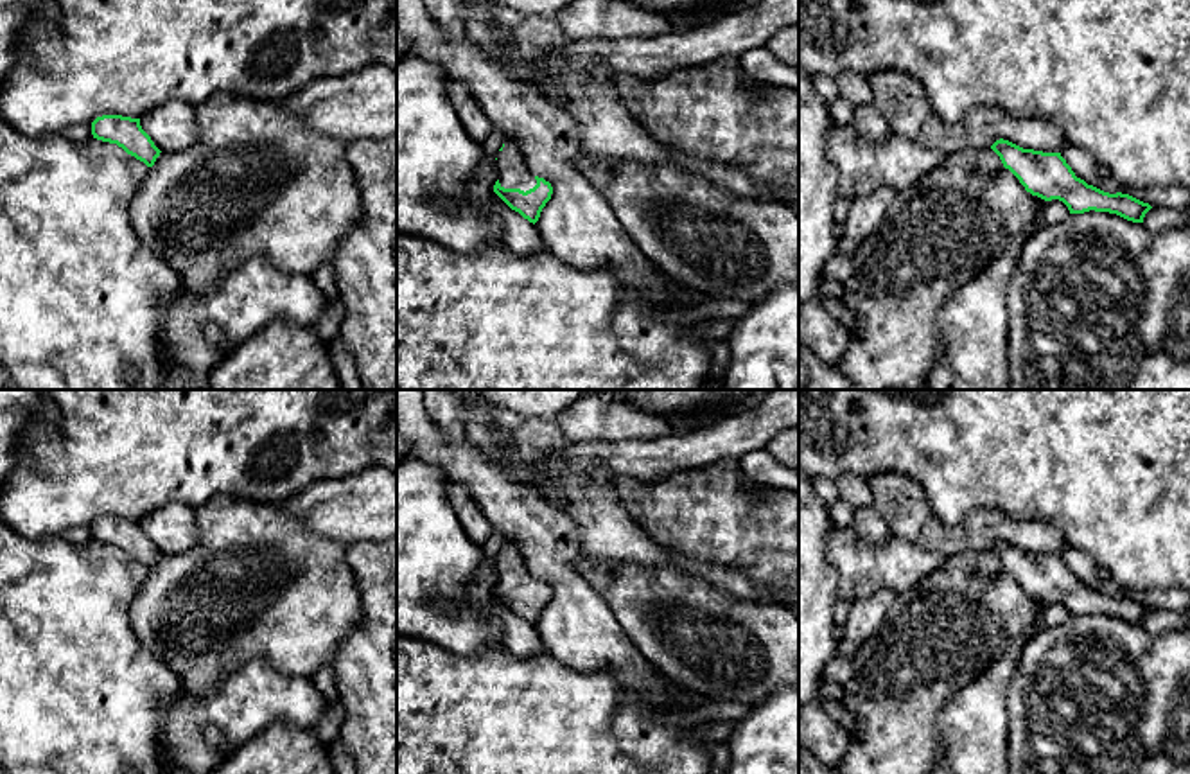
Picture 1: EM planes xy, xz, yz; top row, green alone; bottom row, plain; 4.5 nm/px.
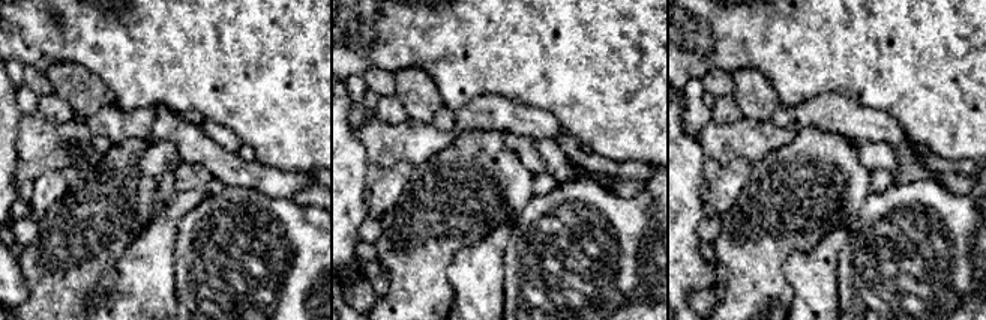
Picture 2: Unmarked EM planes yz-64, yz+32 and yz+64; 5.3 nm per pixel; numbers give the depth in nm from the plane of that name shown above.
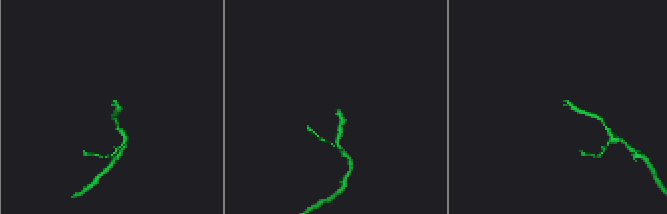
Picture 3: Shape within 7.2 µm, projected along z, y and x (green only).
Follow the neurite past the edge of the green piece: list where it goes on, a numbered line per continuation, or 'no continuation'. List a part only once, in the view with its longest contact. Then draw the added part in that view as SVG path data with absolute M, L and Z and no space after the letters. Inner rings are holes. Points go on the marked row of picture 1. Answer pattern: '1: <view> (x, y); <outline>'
1: xz (514, 173); M506 140L504 147L497 153L499 183L504 189L529 190L537 185L535 176L528 169L515 142Z

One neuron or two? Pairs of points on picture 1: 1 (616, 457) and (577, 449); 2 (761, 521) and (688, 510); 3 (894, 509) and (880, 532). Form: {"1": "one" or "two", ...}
{"1": "one", "2": "one", "3": "two"}

